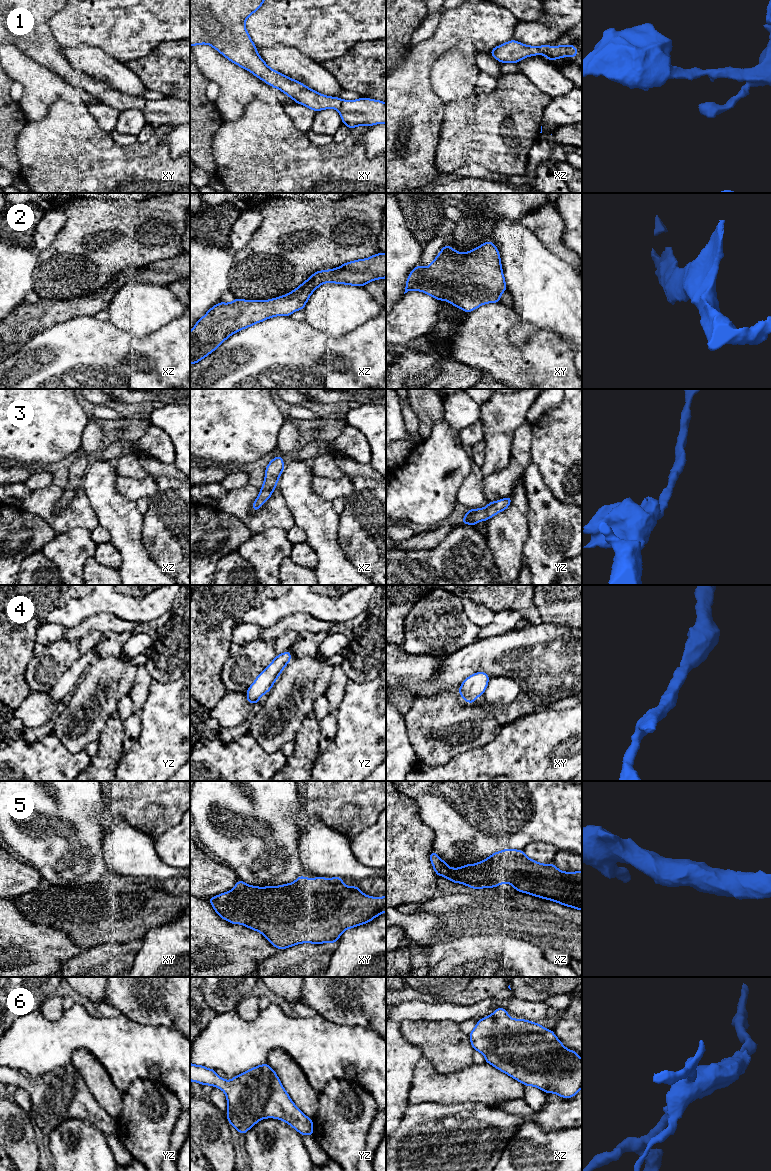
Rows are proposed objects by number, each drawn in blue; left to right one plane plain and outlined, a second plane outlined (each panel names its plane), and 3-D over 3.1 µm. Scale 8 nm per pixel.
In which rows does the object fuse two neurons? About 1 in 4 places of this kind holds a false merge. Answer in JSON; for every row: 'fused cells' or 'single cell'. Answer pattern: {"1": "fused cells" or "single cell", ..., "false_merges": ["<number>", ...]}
{"1": "single cell", "2": "single cell", "3": "single cell", "4": "single cell", "5": "single cell", "6": "single cell", "false_merges": []}

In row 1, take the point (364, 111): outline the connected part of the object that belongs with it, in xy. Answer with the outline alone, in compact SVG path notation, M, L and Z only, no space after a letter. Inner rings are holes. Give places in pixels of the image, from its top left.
M190 0L190 47L208 44L234 64L248 70L268 85L281 90L296 103L313 111L337 109L343 124L350 129L356 126L370 127L386 123L386 103L370 98L342 100L339 97L322 95L306 85L270 68L259 56L256 45L252 42L245 21L255 13L265 0Z

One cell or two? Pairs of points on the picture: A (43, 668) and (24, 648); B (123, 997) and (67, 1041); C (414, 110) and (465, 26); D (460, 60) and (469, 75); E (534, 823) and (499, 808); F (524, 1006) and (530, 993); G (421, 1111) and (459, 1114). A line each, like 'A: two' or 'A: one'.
A: two
B: two
C: one
D: one
E: one
F: two
G: one

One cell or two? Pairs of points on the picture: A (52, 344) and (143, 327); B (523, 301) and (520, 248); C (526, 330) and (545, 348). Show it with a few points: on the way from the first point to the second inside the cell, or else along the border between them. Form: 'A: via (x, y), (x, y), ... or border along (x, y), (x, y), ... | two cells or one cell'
A: border along (108, 321), (121, 330), (137, 335), (147, 334) | two cells
B: via (523, 288), (523, 261) | one cell
C: border along (541, 328), (532, 333), (523, 347), (508, 340) | two cells

